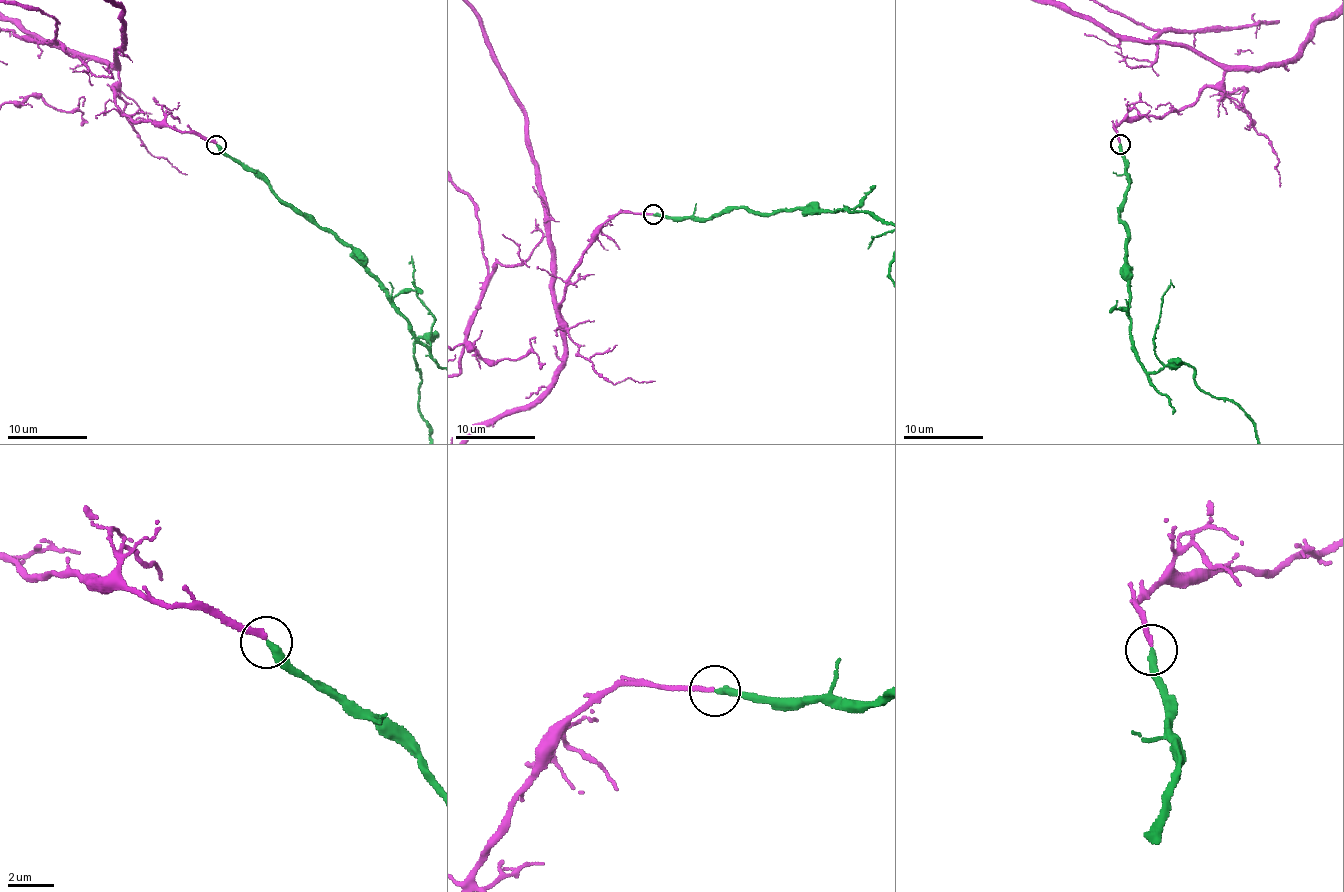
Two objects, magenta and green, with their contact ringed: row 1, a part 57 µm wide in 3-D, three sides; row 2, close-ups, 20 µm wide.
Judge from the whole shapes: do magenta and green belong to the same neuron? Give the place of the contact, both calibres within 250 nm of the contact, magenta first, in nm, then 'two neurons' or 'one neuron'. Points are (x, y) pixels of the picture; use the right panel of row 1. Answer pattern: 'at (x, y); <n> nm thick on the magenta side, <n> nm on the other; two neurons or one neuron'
at (1120, 144); 220 nm thick on the magenta side, 320 nm on the other; two neurons

